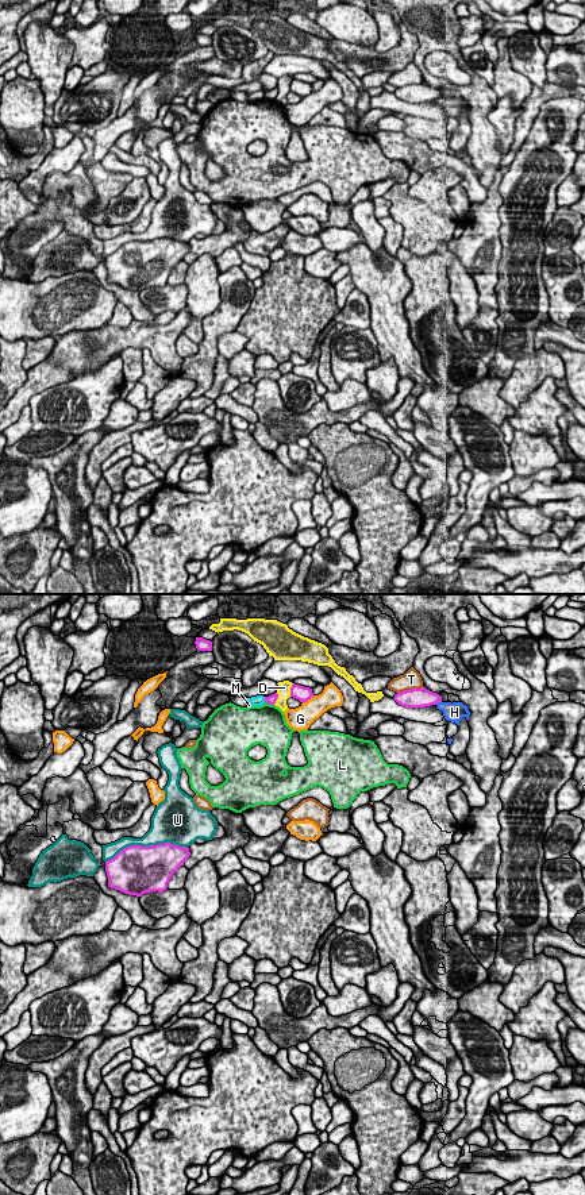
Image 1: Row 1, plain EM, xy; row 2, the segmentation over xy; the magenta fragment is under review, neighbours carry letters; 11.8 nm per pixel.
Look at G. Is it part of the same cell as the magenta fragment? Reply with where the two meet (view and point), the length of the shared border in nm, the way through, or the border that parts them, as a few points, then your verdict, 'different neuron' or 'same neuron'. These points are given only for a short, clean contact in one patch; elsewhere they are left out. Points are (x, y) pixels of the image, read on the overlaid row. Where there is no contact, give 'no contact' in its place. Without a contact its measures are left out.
meets magenta in xy at (308, 698); contact 170 nm long; different neuron

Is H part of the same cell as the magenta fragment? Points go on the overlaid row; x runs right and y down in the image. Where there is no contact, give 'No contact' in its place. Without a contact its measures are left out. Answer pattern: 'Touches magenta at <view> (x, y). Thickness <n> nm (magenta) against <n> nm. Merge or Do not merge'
Touches magenta at xy (437, 702). Thickness 220 nm (magenta) against 240 nm. Do not merge

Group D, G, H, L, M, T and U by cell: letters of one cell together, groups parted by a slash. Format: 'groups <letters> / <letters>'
groups D H M / G / L / T / U

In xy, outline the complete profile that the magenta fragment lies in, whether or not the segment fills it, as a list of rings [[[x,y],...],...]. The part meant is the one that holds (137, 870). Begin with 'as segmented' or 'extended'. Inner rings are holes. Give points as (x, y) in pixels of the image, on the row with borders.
as segmented; [[[170,843],[127,847],[105,861],[108,887],[136,897],[151,891],[162,893],[189,855],[188,847]]]

